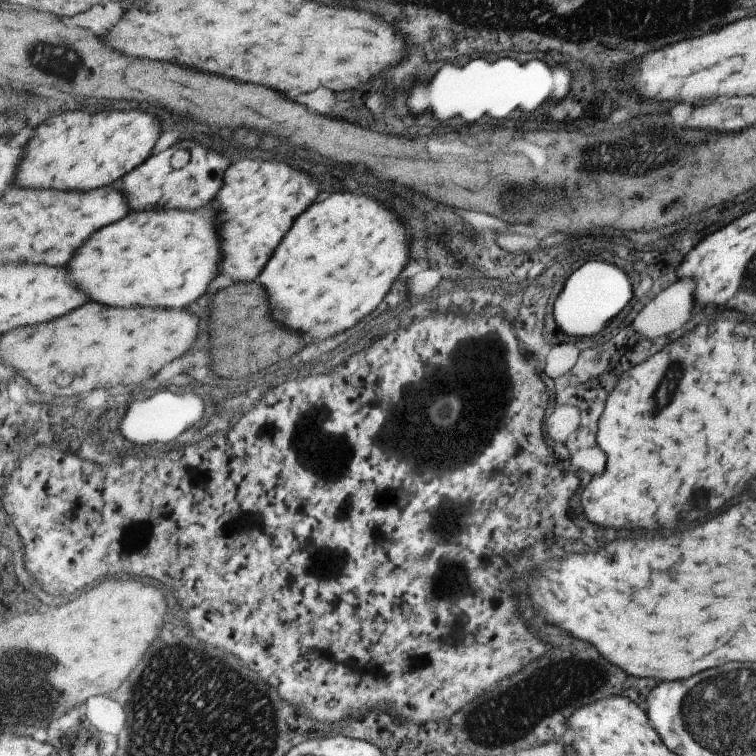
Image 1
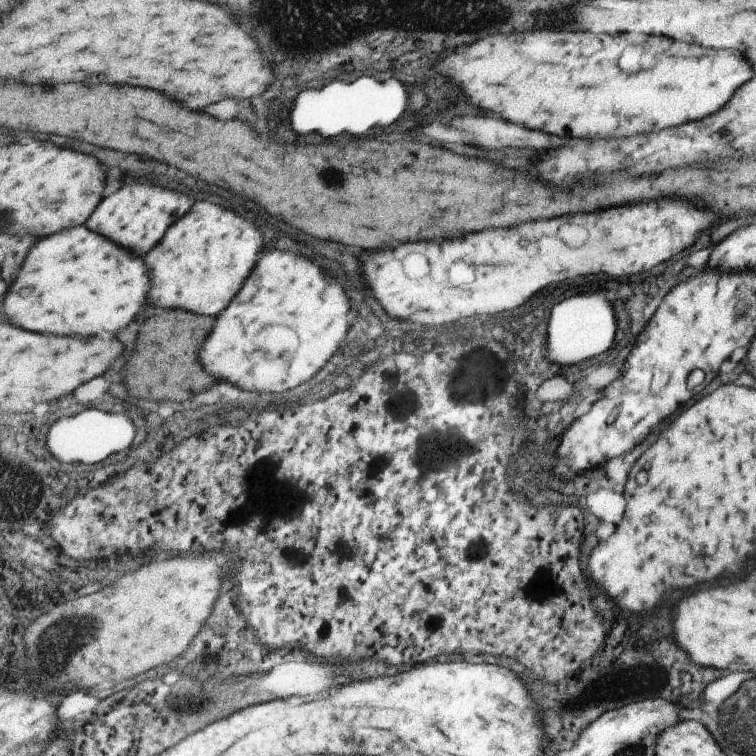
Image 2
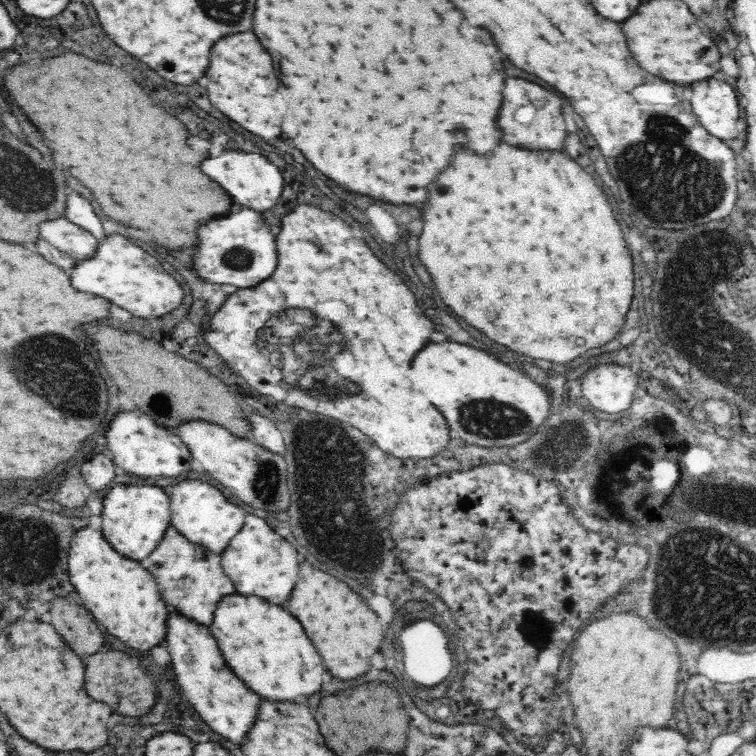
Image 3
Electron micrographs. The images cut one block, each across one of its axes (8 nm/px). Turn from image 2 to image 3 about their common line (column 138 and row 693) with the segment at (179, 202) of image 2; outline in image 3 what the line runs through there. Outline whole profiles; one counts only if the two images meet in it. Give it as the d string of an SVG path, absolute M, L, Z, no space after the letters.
M170 608L168 616L168 652L172 654L174 672L178 686L184 690L184 696L190 700L194 710L202 716L202 720L220 736L230 740L236 746L246 742L248 732L254 728L262 698L252 694L224 664L224 658L218 650L218 644L210 630L194 630L196 624L188 622L174 608Z

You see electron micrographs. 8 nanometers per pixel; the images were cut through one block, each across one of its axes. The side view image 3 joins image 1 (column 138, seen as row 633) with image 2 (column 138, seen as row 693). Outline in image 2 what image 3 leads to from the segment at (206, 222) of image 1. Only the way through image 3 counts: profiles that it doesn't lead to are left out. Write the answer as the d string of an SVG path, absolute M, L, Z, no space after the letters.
M87 226L69 228L43 238L37 242L37 248L29 252L29 260L25 260L17 284L13 284L5 298L5 312L15 324L33 332L51 332L57 336L105 336L105 340L111 340L143 312L153 288L149 274L149 268L137 254L113 244L97 232L93 234Z

